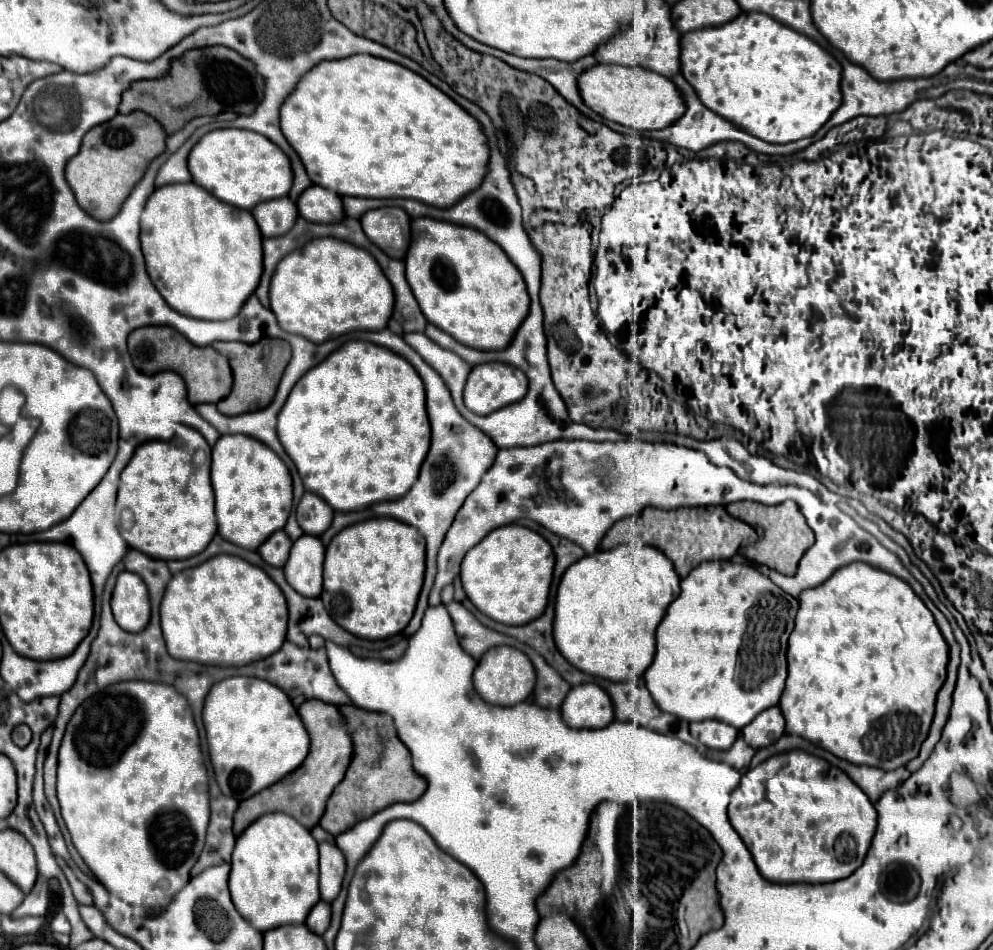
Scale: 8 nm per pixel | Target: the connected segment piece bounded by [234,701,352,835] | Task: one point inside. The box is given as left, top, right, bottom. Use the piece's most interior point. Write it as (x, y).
(303, 794)

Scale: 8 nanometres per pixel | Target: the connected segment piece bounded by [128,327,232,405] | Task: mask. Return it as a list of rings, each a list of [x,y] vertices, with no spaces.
[[[142,327],[132,331],[128,337],[128,351],[132,355],[136,369],[146,375],[152,375],[164,369],[178,373],[186,381],[188,401],[192,405],[218,403],[232,389],[232,371],[230,371],[228,359],[212,347],[198,347],[190,343],[174,327]]]

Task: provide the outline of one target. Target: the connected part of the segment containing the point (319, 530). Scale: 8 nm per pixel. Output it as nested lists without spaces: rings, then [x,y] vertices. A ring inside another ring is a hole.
[[[304,493],[302,501],[298,503],[296,517],[298,517],[298,523],[304,529],[304,533],[318,537],[330,527],[334,509],[326,501],[322,501],[322,497],[318,497],[314,493]]]

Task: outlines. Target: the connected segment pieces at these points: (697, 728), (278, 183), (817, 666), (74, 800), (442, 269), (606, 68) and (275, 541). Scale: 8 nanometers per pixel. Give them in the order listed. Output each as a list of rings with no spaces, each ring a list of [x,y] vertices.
[[[696,721],[690,723],[690,733],[694,739],[698,739],[700,743],[714,747],[714,749],[728,749],[736,737],[738,731],[722,721]]]
[[[214,129],[206,133],[188,155],[188,171],[196,185],[238,209],[252,209],[262,201],[284,197],[292,187],[292,169],[284,151],[264,135],[244,129]]]
[[[850,563],[846,567],[840,567],[828,581],[824,581],[818,587],[812,587],[808,591],[800,593],[800,609],[796,615],[796,625],[788,641],[788,683],[784,689],[784,695],[780,699],[780,707],[786,719],[786,733],[794,733],[800,737],[810,739],[812,743],[822,745],[826,751],[834,753],[840,759],[846,759],[856,765],[870,765],[878,767],[884,771],[898,769],[918,757],[920,745],[928,737],[932,717],[934,717],[934,705],[936,705],[936,695],[940,687],[946,681],[946,665],[948,665],[948,643],[942,637],[936,619],[932,611],[924,605],[924,601],[914,593],[914,589],[900,577],[890,575],[882,569],[876,569],[868,563]]]
[[[120,681],[116,685],[110,685],[108,689],[100,691],[98,695],[92,695],[88,701],[84,701],[76,713],[72,715],[58,755],[58,801],[62,807],[62,817],[66,821],[66,827],[72,835],[72,843],[86,861],[86,865],[92,869],[92,873],[100,879],[100,883],[120,897],[124,903],[142,907],[148,913],[156,913],[164,909],[170,899],[190,881],[190,869],[194,867],[200,851],[204,849],[206,841],[206,829],[210,821],[210,795],[208,795],[208,771],[202,757],[200,737],[194,723],[192,709],[182,693],[172,689],[172,685],[164,683],[152,683],[152,681]]]
[[[430,217],[412,219],[406,279],[426,319],[472,349],[504,349],[528,315],[530,297],[520,271],[500,245],[472,227]]]
[[[598,63],[592,69],[586,69],[578,77],[578,89],[580,89],[580,97],[582,97],[584,105],[588,105],[594,113],[602,115],[608,121],[628,125],[636,131],[664,129],[664,127],[672,125],[672,121],[676,121],[680,115],[684,115],[684,99],[682,99],[680,91],[676,89],[676,85],[668,77],[660,77],[658,73],[648,71],[648,69],[628,69],[622,65],[600,65]]]
[[[276,531],[272,537],[268,537],[268,541],[264,541],[264,545],[260,545],[260,555],[268,565],[274,567],[282,567],[288,561],[288,553],[290,553],[292,541],[284,531]]]

